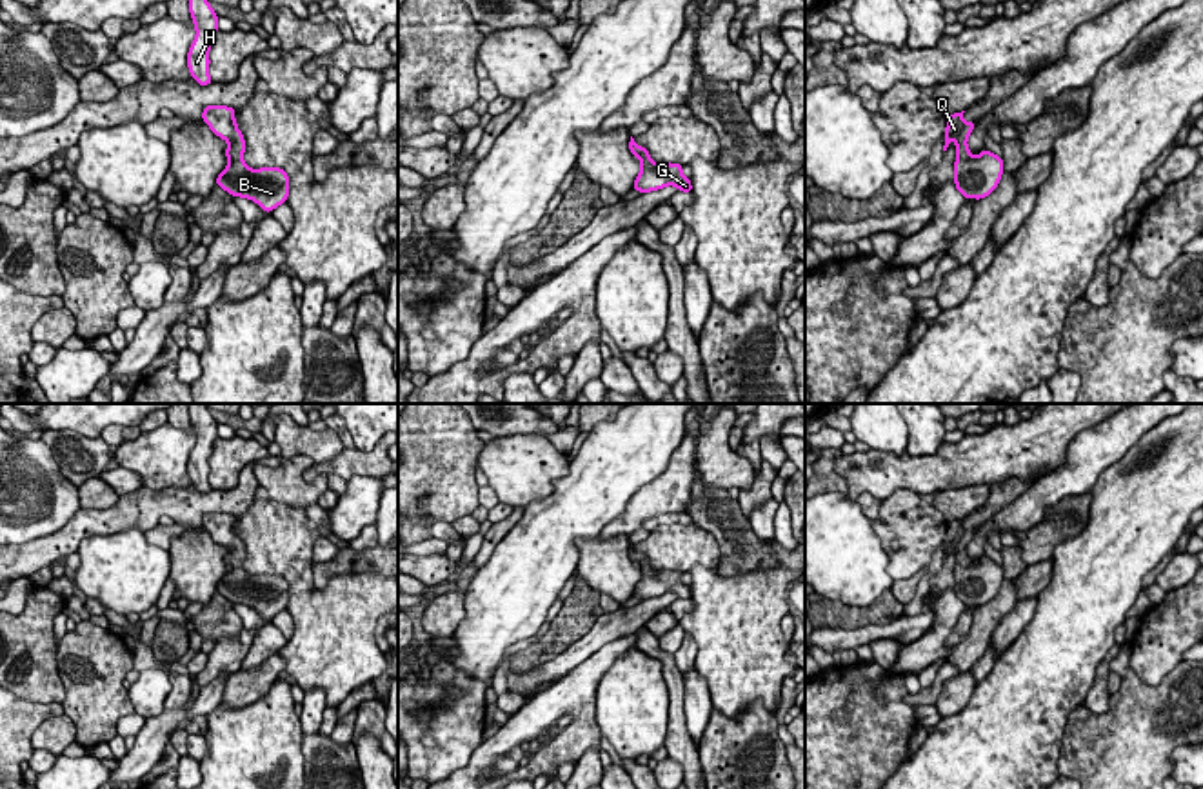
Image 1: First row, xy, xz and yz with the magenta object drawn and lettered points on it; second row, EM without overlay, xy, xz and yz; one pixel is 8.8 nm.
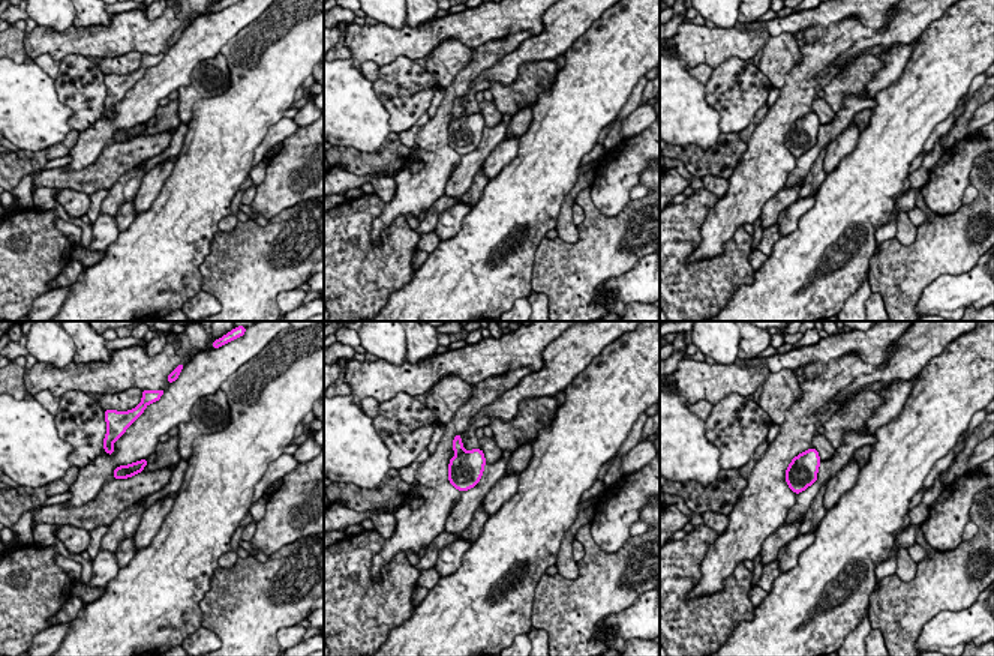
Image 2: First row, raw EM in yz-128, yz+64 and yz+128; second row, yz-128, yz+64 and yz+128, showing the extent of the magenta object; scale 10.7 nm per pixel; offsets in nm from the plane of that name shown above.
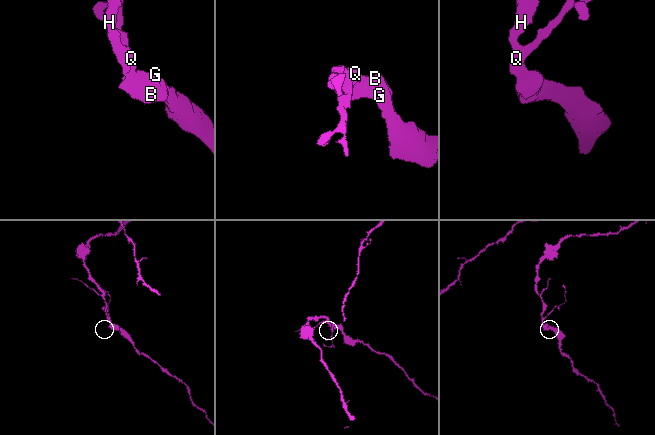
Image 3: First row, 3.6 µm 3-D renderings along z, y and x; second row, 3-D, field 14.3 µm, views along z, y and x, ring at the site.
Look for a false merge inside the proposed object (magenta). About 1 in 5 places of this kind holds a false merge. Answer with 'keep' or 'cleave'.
keep

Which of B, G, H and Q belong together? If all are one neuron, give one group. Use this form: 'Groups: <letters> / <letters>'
Groups: B G H Q

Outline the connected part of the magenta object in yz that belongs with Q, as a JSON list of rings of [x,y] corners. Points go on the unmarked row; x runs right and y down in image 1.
[[[965,518],[947,524],[943,558],[947,558],[952,547],[956,549],[956,596],[965,605],[979,607],[998,594],[1003,582],[1003,567],[987,556],[978,564],[969,558],[967,545],[970,544],[976,531],[965,529],[963,520]]]

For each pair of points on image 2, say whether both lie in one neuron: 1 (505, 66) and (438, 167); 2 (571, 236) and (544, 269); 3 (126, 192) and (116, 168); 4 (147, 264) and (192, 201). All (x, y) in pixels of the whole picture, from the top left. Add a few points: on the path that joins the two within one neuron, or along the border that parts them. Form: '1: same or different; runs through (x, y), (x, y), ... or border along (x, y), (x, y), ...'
1: different; border along (516, 47), (486, 69)
2: different; border along (577, 225), (574, 242), (564, 242), (558, 236)
3: different; border along (144, 159), (131, 167), (108, 188)
4: same; runs through (162, 249), (185, 216)

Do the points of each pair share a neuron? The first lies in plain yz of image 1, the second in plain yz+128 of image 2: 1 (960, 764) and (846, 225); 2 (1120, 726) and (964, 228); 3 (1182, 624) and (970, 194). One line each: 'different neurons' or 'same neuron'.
1: same neuron
2: same neuron
3: different neurons

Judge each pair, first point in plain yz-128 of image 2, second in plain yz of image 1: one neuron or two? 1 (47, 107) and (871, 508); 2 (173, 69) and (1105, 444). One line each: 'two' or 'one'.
1: two
2: one

